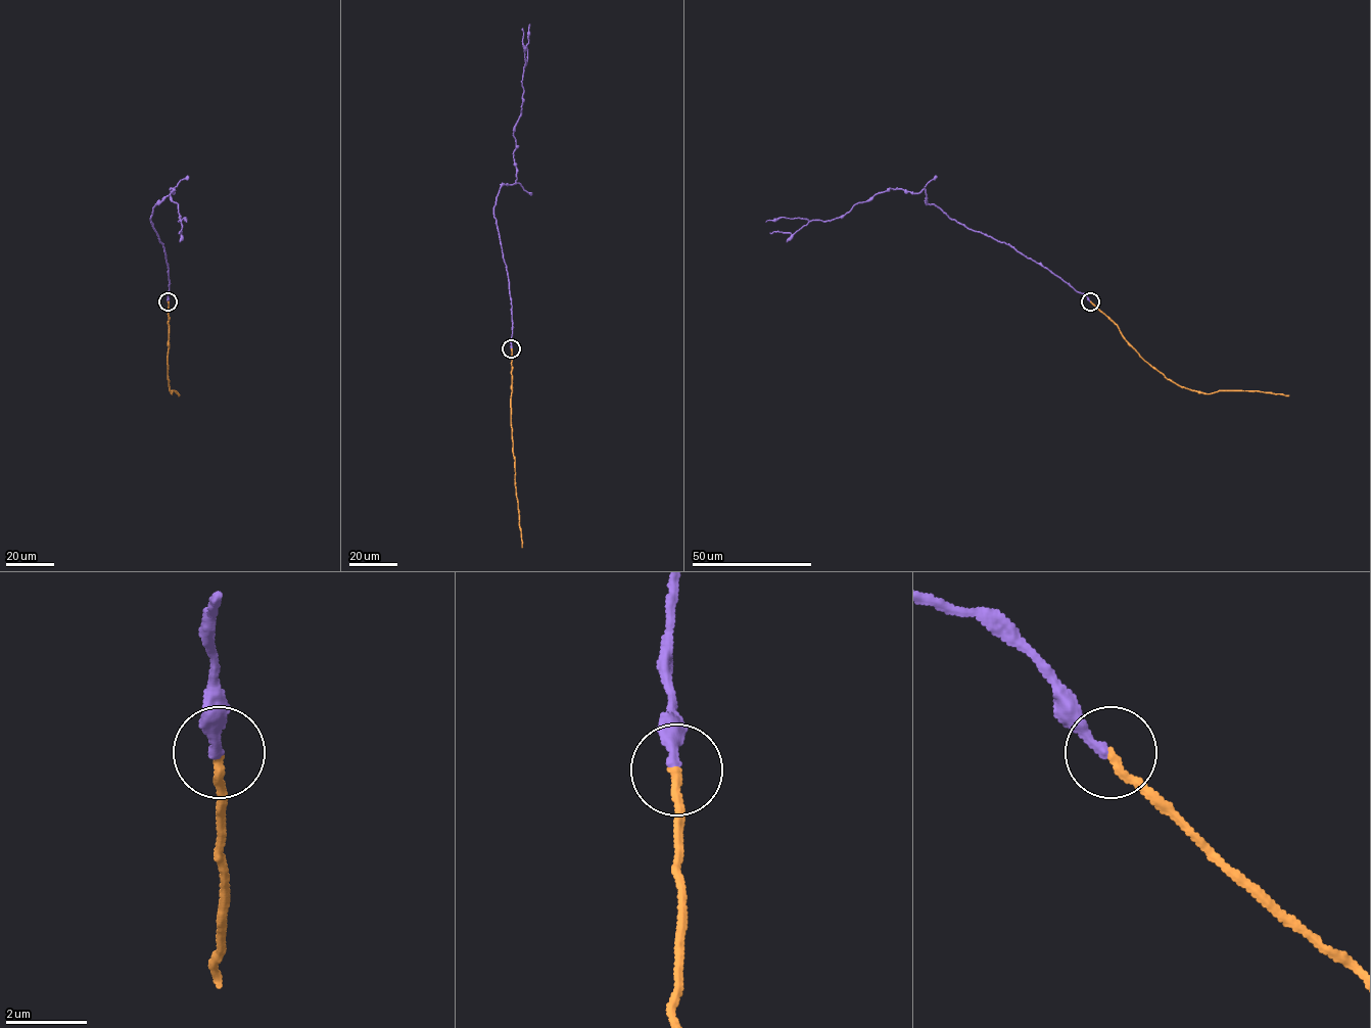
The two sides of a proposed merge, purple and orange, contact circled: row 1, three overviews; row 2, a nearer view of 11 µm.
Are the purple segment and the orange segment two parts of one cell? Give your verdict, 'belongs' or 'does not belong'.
belongs

